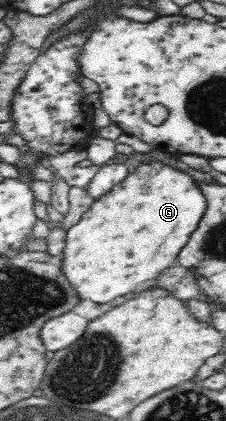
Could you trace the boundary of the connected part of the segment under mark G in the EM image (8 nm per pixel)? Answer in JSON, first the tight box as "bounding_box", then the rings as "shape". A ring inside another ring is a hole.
{"bounding_box":[60,161,206,306],"shape":[[[144,161],[140,163],[128,177],[124,178],[122,183],[116,183],[108,193],[101,195],[90,206],[90,209],[82,214],[80,221],[76,225],[71,225],[72,227],[66,231],[66,245],[64,245],[64,249],[62,249],[62,254],[60,255],[61,270],[66,281],[78,296],[78,299],[106,306],[110,305],[118,297],[134,295],[143,285],[155,280],[160,273],[164,272],[177,259],[180,250],[188,243],[190,235],[198,227],[198,222],[205,212],[206,203],[204,201],[204,196],[199,192],[195,186],[194,179],[188,173],[160,161]]]}

